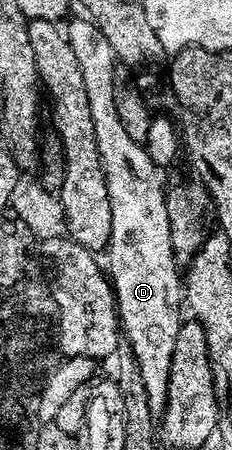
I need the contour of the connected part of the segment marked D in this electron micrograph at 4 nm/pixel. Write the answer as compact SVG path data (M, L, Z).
M80 18L71 20L63 34L75 53L75 61L79 61L79 73L83 73L93 140L110 201L107 274L113 285L113 296L117 298L117 317L124 342L131 345L139 374L143 377L143 386L147 389L149 409L157 417L165 410L169 396L171 353L175 353L175 337L183 322L183 275L171 245L166 188L161 187L162 172L155 161L151 161L144 146L127 137L123 121L119 121L119 113L115 113L113 74L119 65L117 54L92 19Z

